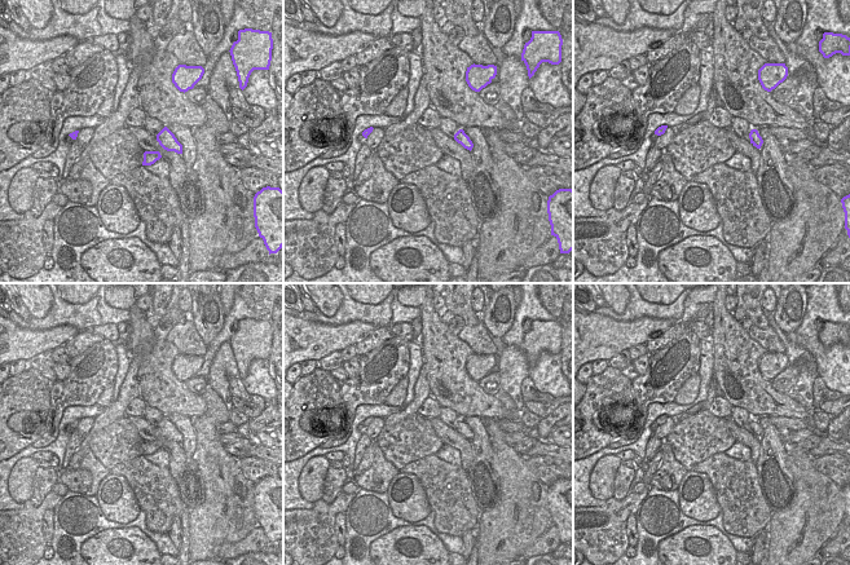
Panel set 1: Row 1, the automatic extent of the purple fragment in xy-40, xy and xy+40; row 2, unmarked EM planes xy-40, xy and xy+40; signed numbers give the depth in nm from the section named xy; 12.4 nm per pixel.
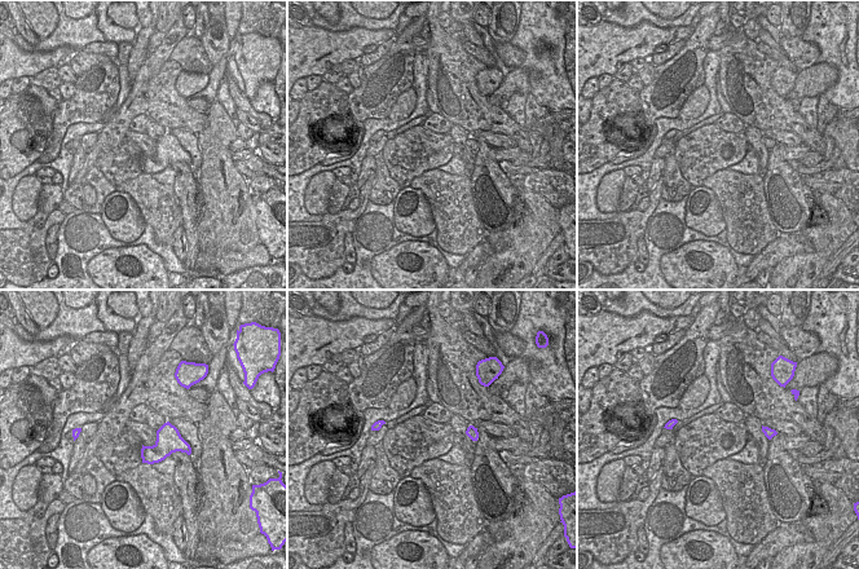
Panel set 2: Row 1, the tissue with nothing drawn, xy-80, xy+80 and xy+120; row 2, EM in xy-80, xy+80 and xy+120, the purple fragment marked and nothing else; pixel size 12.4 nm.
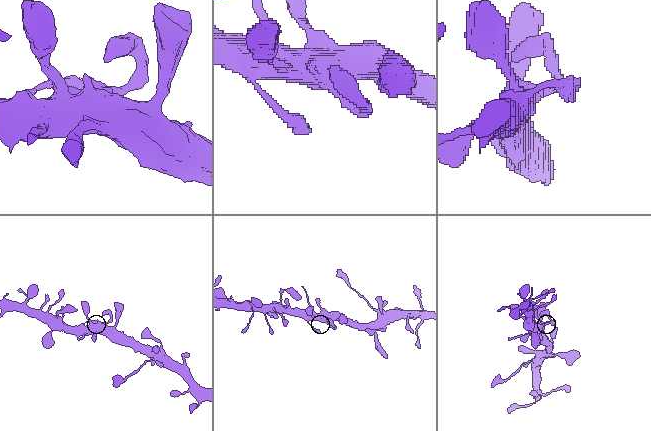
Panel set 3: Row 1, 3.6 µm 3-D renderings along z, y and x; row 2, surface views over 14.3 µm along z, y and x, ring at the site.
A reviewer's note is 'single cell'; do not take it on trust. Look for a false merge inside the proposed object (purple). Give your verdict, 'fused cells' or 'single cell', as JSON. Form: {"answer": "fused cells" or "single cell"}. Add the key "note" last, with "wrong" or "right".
{"answer": "single cell", "note": "right"}

